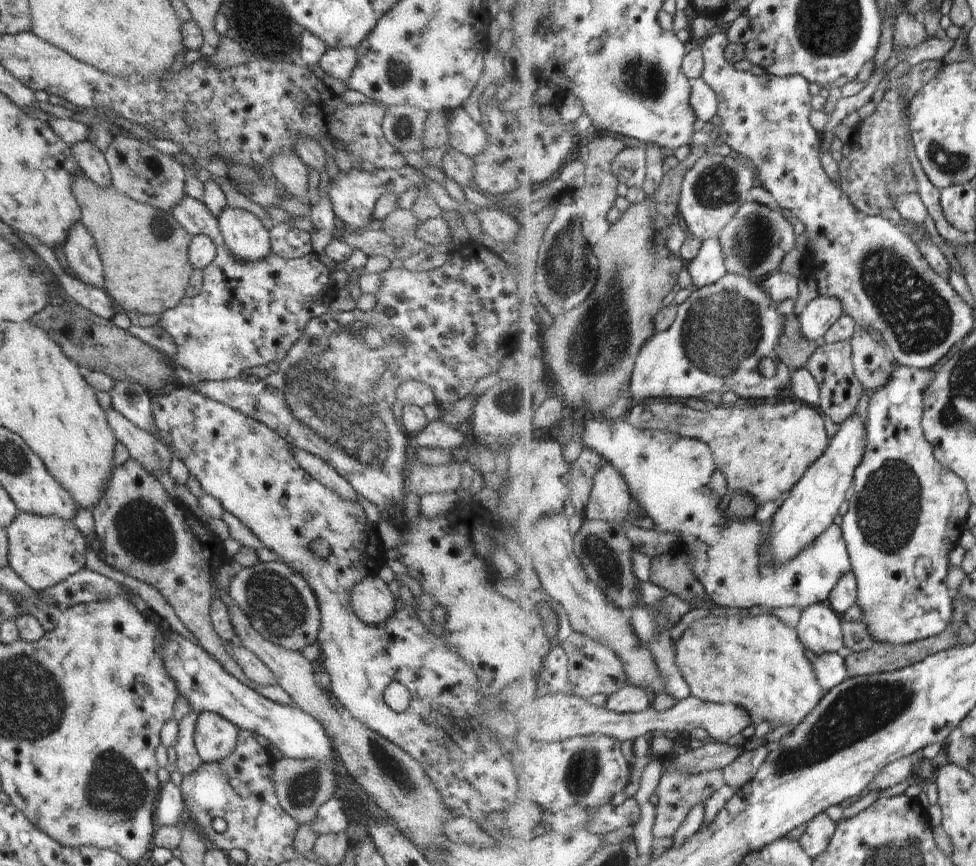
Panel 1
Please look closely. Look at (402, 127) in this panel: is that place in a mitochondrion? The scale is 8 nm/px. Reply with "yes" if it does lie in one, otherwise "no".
yes

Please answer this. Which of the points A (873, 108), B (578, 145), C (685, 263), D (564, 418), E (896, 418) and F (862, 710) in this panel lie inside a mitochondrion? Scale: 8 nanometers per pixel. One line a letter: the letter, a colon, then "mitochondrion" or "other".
A: other
B: other
C: other
D: other
E: other
F: mitochondrion

